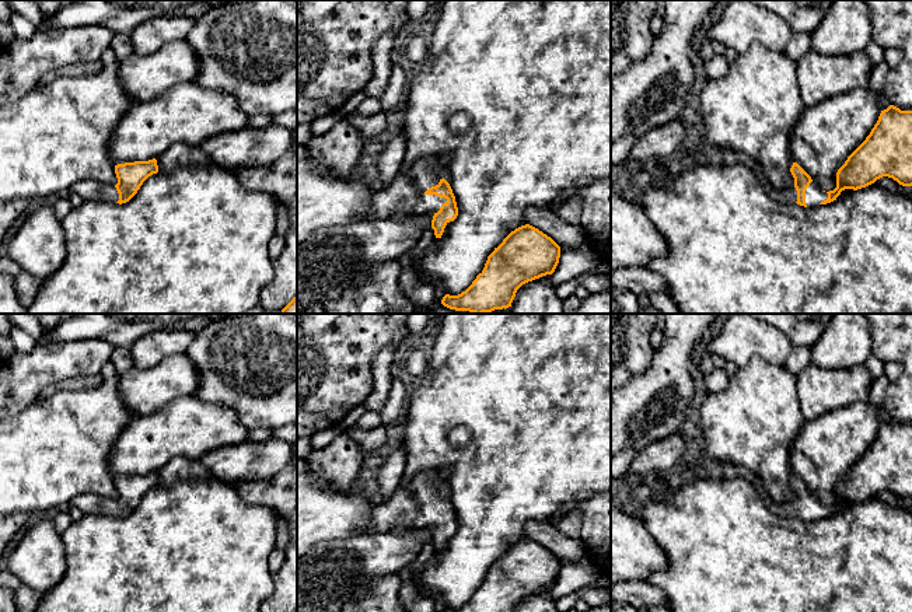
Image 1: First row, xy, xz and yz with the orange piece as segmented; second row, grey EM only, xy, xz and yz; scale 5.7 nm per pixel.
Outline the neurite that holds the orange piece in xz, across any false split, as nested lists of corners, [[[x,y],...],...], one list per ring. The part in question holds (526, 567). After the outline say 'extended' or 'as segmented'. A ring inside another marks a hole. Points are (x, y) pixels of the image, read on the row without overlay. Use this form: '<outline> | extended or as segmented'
[[[530,538],[521,539],[495,562],[483,584],[465,605],[458,609],[445,608],[443,612],[514,612],[523,598],[552,588],[559,571],[560,560],[551,550]]] | as segmented

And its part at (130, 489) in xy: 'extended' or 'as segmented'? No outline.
extended

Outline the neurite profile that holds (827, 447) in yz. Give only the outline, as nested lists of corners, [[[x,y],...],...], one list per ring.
[[[855,402],[806,420],[792,444],[792,473],[822,504],[834,504],[838,483],[870,448],[880,427],[881,420],[871,402]]]

